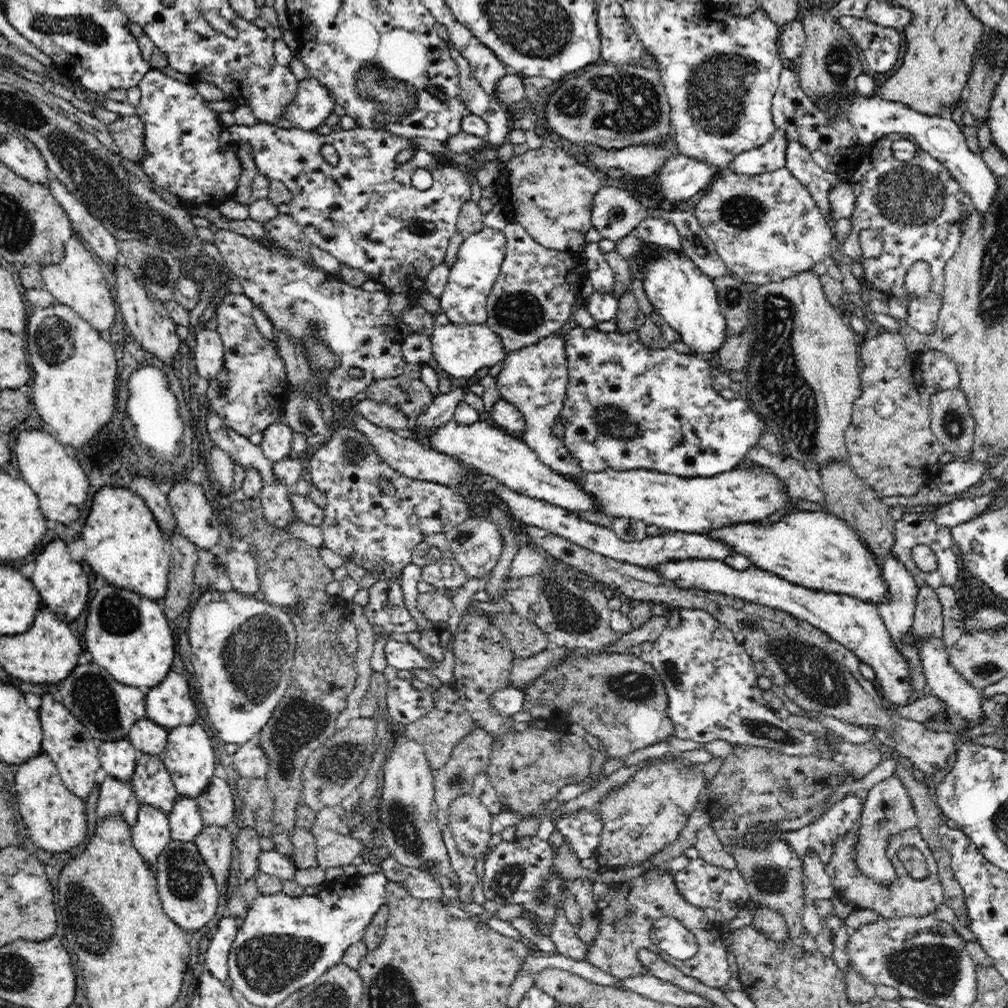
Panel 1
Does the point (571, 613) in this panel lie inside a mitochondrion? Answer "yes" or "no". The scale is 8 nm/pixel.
yes

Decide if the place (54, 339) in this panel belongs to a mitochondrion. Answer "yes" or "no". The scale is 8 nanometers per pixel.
yes

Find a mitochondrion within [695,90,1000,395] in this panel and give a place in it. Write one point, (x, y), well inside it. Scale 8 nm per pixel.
(913, 196)

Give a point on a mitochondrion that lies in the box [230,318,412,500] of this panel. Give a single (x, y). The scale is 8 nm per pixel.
(353, 452)

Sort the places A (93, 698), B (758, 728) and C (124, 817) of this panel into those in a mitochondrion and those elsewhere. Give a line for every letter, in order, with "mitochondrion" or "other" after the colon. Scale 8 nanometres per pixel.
A: mitochondrion
B: mitochondrion
C: other

